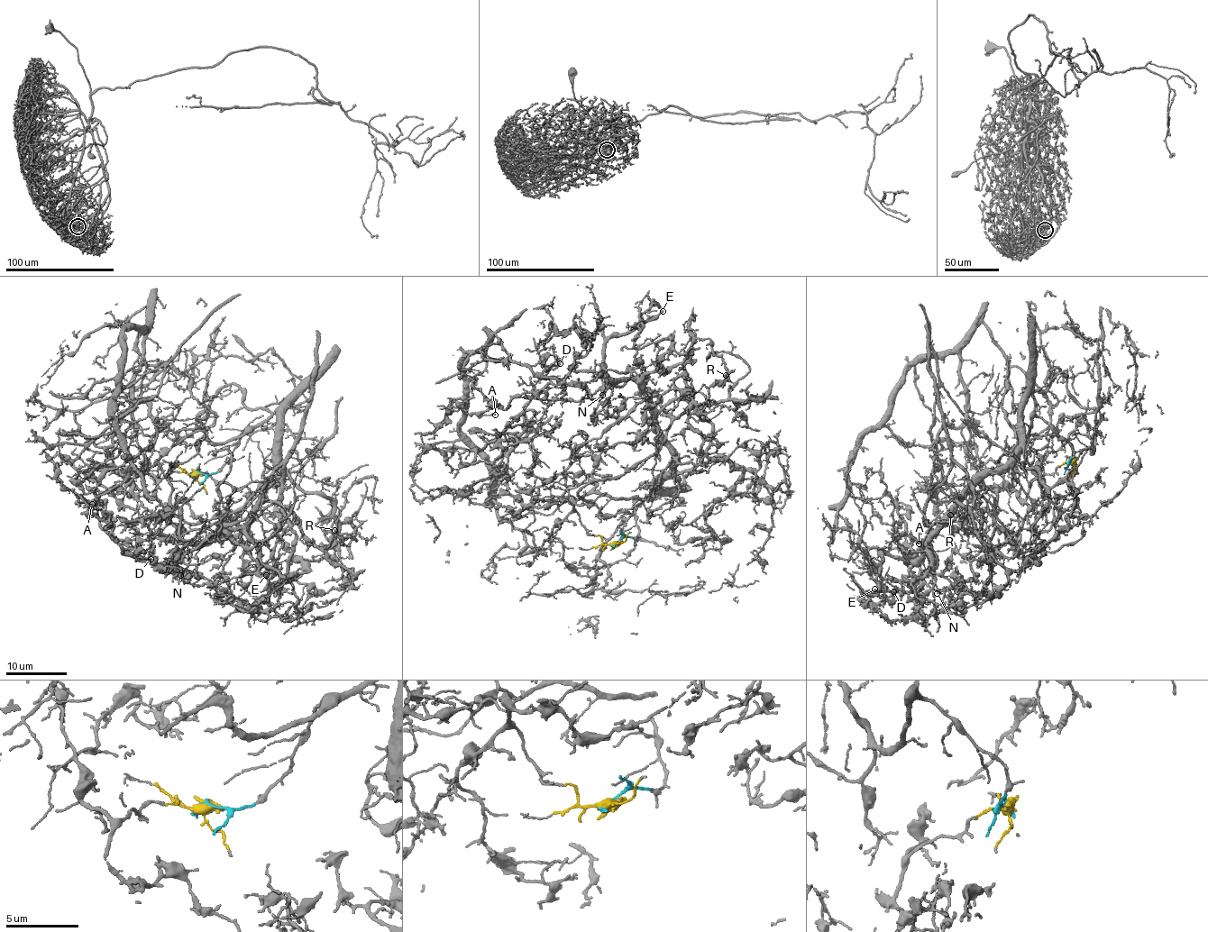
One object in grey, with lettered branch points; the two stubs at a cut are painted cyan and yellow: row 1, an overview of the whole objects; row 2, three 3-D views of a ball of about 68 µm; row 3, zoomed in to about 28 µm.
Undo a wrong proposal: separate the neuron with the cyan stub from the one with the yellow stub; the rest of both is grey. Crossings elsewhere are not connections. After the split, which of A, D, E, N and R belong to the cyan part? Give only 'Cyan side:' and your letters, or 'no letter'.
Cyan side: E, R

